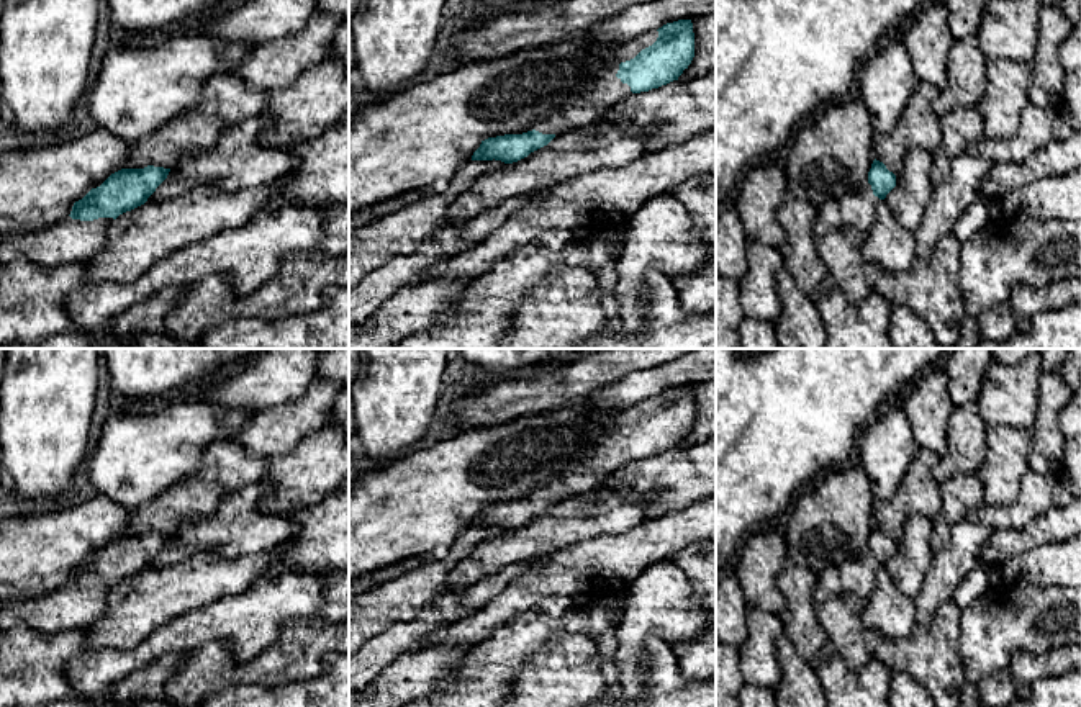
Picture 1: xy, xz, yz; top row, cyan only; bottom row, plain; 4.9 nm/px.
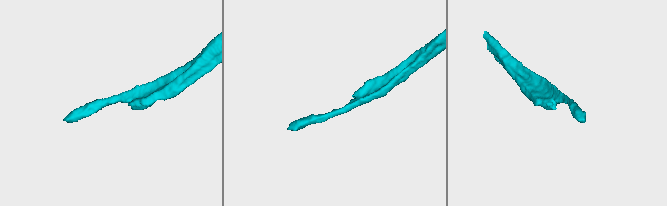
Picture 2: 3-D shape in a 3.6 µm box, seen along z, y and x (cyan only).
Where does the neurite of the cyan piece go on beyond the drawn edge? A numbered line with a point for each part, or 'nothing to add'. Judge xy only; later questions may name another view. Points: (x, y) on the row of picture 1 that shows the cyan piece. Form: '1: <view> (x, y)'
1: xy (69, 241)

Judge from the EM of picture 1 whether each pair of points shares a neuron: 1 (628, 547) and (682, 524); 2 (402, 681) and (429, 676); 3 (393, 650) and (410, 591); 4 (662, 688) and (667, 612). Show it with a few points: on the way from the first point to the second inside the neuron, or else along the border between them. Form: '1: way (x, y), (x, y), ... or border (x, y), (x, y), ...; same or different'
1: way (641, 545), (669, 534); same
2: way (408, 676), (423, 676); same
3: border (434, 601), (410, 621), (395, 622), (367, 640); different
4: border (655, 635), (646, 642), (649, 655), (647, 678); different

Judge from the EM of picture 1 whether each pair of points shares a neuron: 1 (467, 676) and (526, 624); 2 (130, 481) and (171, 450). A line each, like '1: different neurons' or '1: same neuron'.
1: same neuron
2: same neuron

